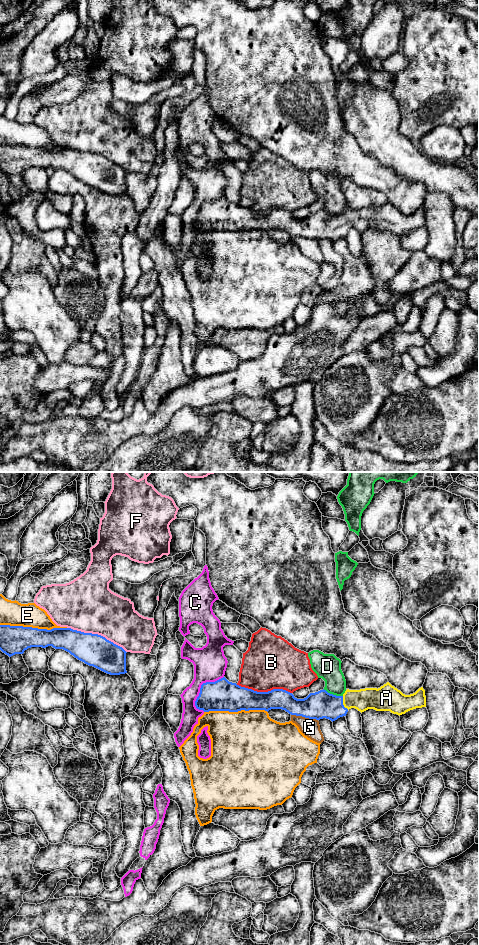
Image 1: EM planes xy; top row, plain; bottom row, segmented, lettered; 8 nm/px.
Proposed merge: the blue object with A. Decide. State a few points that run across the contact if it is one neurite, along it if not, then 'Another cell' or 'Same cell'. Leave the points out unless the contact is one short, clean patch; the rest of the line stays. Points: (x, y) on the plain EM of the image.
Line: xy (321, 224), (342, 223), (350, 219), (369, 218). Same cell

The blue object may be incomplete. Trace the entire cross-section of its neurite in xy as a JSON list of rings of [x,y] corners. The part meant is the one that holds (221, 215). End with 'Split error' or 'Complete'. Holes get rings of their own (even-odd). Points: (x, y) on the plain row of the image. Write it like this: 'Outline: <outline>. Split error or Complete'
Outline: [[[225,197],[201,205],[195,226],[204,232],[241,230],[282,229],[291,235],[309,239],[329,239],[332,242],[346,236],[351,228],[361,233],[374,229],[390,231],[402,235],[406,232],[426,227],[426,216],[423,207],[410,215],[403,214],[389,202],[380,208],[365,208],[360,210],[347,209],[342,216],[320,210],[310,213],[304,219],[297,219],[283,209],[273,209],[268,212],[257,212],[229,202]]]. Split error

